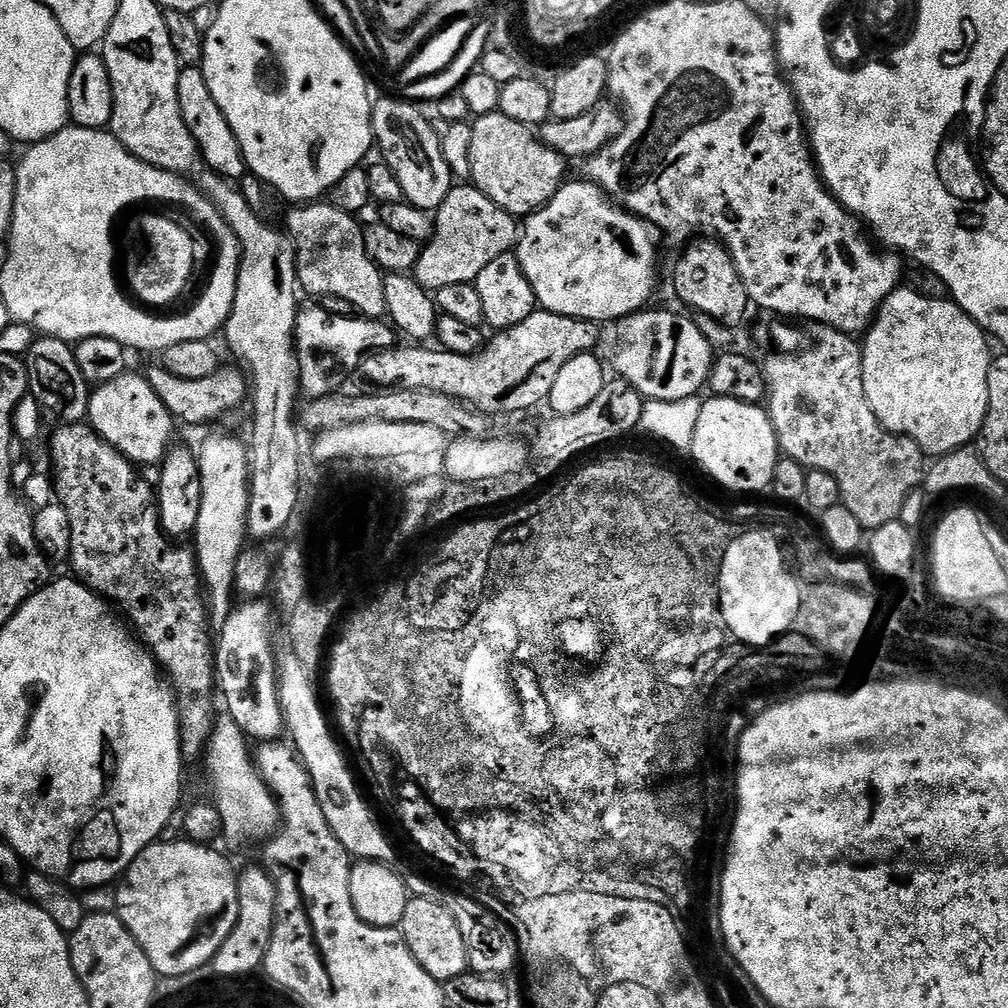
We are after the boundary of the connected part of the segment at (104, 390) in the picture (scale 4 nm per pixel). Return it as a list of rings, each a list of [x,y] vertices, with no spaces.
[[[126,370],[111,382],[99,385],[88,397],[87,423],[107,444],[114,446],[126,459],[137,466],[159,465],[168,455],[173,443],[172,424],[174,418],[162,406],[162,398],[154,394],[147,375],[140,376],[133,370]]]

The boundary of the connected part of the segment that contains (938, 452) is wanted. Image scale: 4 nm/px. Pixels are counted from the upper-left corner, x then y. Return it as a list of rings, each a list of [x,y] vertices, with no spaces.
[[[901,286],[891,292],[883,302],[876,313],[873,324],[865,333],[862,342],[861,352],[863,354],[862,362],[862,380],[863,390],[866,392],[867,402],[871,409],[874,410],[875,417],[878,418],[879,424],[890,433],[896,436],[906,436],[911,440],[918,442],[925,455],[932,458],[939,458],[948,455],[951,452],[959,451],[968,444],[972,443],[979,437],[981,426],[984,425],[986,410],[989,409],[989,390],[987,383],[989,382],[989,366],[992,361],[992,353],[988,350],[988,336],[983,328],[978,327],[973,319],[970,318],[964,311],[950,298],[930,298],[924,296],[907,286]]]

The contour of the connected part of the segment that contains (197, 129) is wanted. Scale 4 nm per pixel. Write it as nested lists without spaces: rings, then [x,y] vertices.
[[[181,67],[178,78],[178,106],[182,106],[186,130],[190,130],[197,148],[200,149],[201,161],[217,176],[223,176],[229,181],[240,182],[243,176],[247,177],[248,163],[242,154],[242,146],[238,146],[238,138],[234,138],[234,130],[230,130],[230,122],[226,122],[226,114],[222,114],[218,102],[214,102],[214,94],[210,94],[210,86],[206,86],[203,67]]]

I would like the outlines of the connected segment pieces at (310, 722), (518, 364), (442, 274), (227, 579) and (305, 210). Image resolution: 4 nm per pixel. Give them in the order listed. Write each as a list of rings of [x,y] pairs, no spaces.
[[[291,648],[279,649],[276,655],[277,675],[279,678],[279,702],[284,712],[284,724],[289,739],[292,738],[296,754],[304,764],[308,776],[312,779],[312,789],[318,798],[318,806],[322,806],[322,814],[326,814],[326,822],[330,822],[330,830],[334,830],[334,838],[342,842],[348,855],[361,860],[376,860],[380,864],[391,865],[396,852],[388,841],[386,833],[380,829],[374,813],[368,809],[366,801],[360,797],[356,789],[356,780],[348,768],[348,764],[328,726],[328,722],[320,710],[320,704],[311,682],[312,676],[295,651]]]
[[[538,310],[530,314],[526,322],[518,322],[518,326],[497,331],[493,336],[496,337],[473,356],[437,350],[432,346],[382,348],[363,357],[364,376],[380,390],[417,388],[446,394],[480,414],[489,412],[496,416],[499,412],[528,412],[547,401],[550,386],[554,386],[558,378],[558,370],[562,370],[570,358],[592,352],[595,344],[601,343],[602,328],[590,320],[575,320]]]
[[[464,182],[454,186],[442,202],[442,206],[434,213],[434,231],[431,240],[427,241],[420,249],[420,257],[414,269],[416,280],[423,288],[435,293],[442,286],[458,286],[459,284],[471,284],[476,281],[478,274],[486,270],[489,262],[494,258],[502,258],[502,254],[512,252],[518,243],[518,220],[511,216],[498,202],[490,202],[482,190],[478,190],[471,183]]]
[[[222,434],[210,435],[197,451],[199,476],[202,482],[202,506],[199,508],[198,522],[192,535],[192,546],[200,568],[201,579],[206,589],[209,605],[209,623],[213,631],[220,631],[234,607],[237,560],[248,538],[246,522],[250,502],[250,456],[247,447],[234,438]]]
[[[309,202],[291,209],[287,235],[296,249],[296,279],[312,298],[331,298],[346,302],[369,320],[387,313],[384,293],[385,273],[366,254],[364,228],[351,212],[338,210],[327,202]]]

